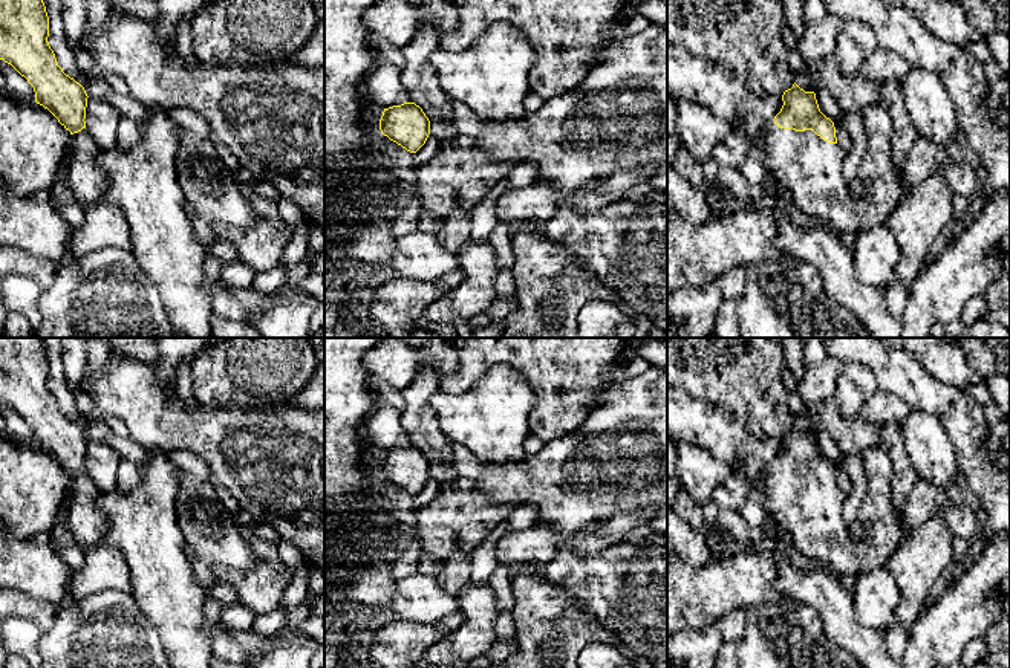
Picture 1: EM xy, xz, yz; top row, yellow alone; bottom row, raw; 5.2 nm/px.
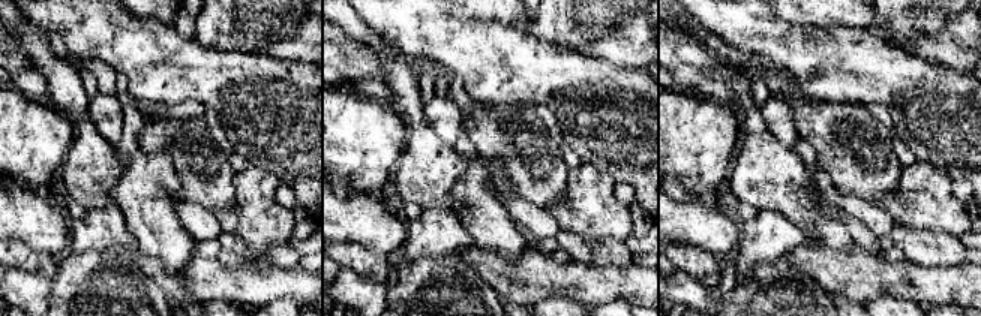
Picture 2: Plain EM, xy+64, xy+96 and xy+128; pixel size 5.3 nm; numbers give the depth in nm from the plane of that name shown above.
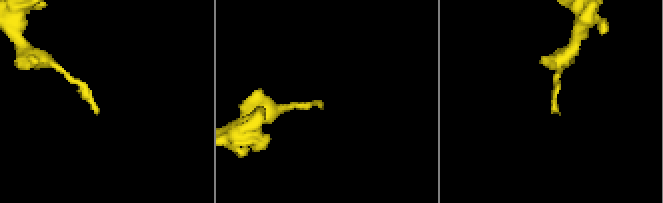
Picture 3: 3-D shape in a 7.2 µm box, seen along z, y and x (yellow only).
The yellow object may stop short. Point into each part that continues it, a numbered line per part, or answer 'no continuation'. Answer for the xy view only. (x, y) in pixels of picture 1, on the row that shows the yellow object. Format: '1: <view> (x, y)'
1: xy (87, 182)

